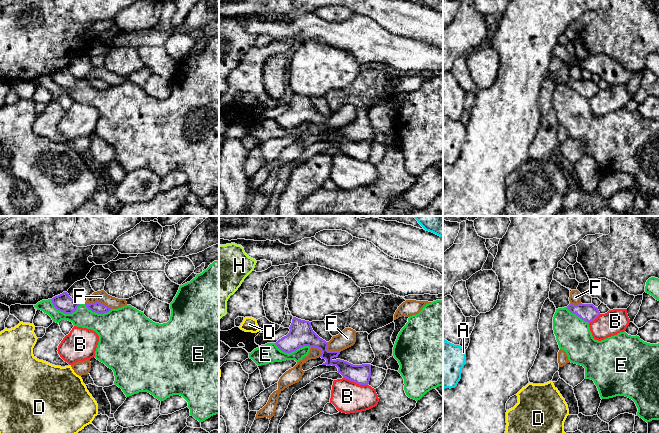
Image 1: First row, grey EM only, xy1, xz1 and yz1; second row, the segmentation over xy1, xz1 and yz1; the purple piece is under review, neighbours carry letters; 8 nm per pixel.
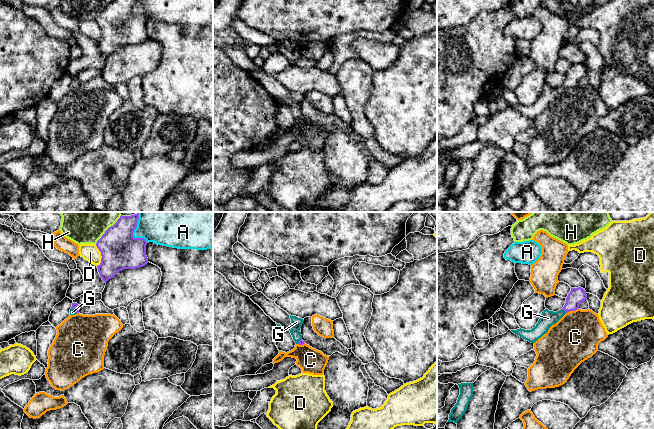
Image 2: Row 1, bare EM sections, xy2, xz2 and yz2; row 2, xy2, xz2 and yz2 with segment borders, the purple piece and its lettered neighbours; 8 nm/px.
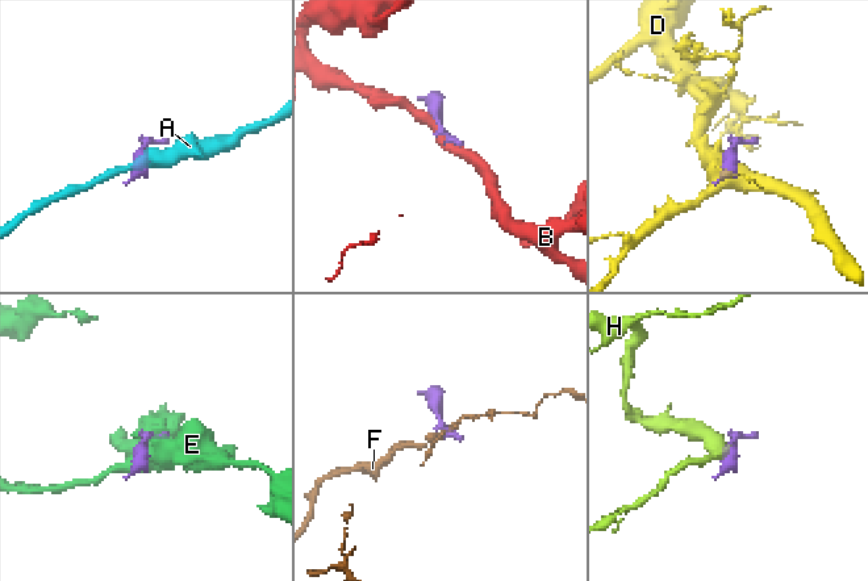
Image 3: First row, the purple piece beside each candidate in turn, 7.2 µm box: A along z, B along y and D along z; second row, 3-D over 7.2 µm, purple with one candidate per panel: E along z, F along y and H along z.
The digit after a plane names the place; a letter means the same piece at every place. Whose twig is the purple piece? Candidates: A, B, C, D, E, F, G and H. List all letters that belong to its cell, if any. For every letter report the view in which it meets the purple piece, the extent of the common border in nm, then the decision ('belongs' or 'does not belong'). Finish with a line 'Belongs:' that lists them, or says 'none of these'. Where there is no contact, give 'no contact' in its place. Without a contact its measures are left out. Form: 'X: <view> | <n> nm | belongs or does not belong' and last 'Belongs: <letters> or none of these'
A: xy2 | 180 nm | does not belong
B: xz1 | 220 nm | does not belong
C: yz2 | 110 nm | does not belong
D: xy2 | 180 nm | does not belong
E: xy1 | 500 nm | does not belong
F: xy1 | 220 nm | does not belong
G: yz2 | 50 nm | belongs
H: xy2 | 220 nm | does not belong
Belongs: G

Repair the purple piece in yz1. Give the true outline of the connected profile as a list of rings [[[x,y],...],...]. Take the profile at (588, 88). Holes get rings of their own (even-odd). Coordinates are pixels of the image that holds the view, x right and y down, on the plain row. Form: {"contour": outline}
{"contour": [[[569,80],[567,85],[588,99],[594,97],[600,91],[598,84],[593,80]]]}

